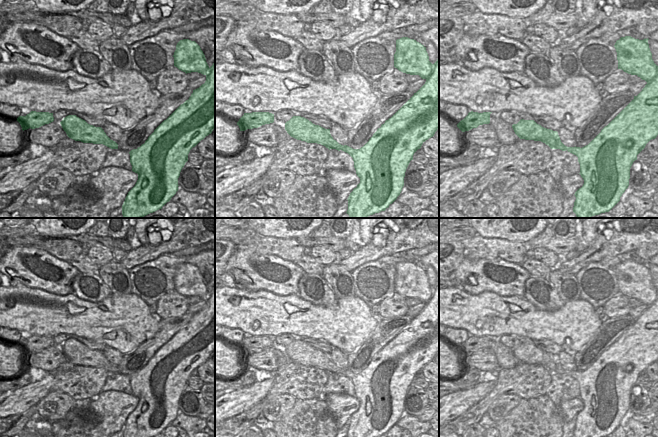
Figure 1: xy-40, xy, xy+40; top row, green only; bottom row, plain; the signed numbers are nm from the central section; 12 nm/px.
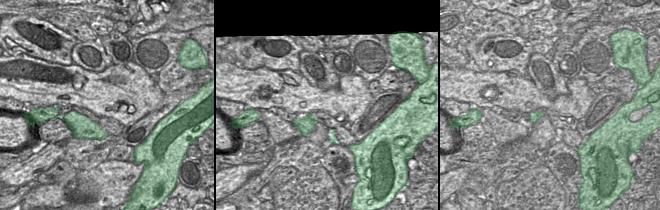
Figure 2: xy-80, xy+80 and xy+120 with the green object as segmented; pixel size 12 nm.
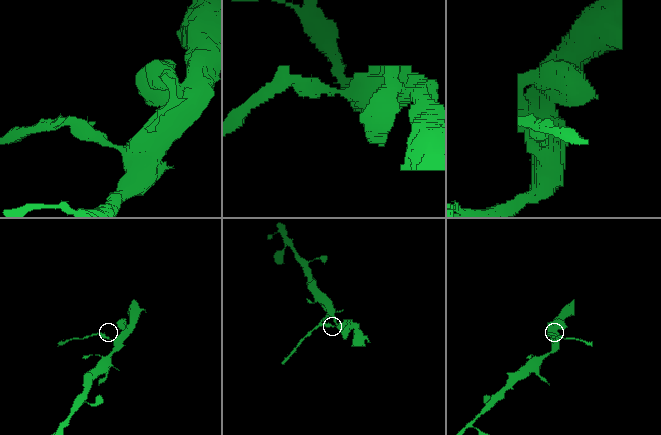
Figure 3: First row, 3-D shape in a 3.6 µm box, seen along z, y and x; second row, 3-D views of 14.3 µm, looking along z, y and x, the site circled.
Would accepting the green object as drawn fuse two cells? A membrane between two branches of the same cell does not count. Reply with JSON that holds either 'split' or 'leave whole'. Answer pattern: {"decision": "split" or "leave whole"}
{"decision": "split"}

